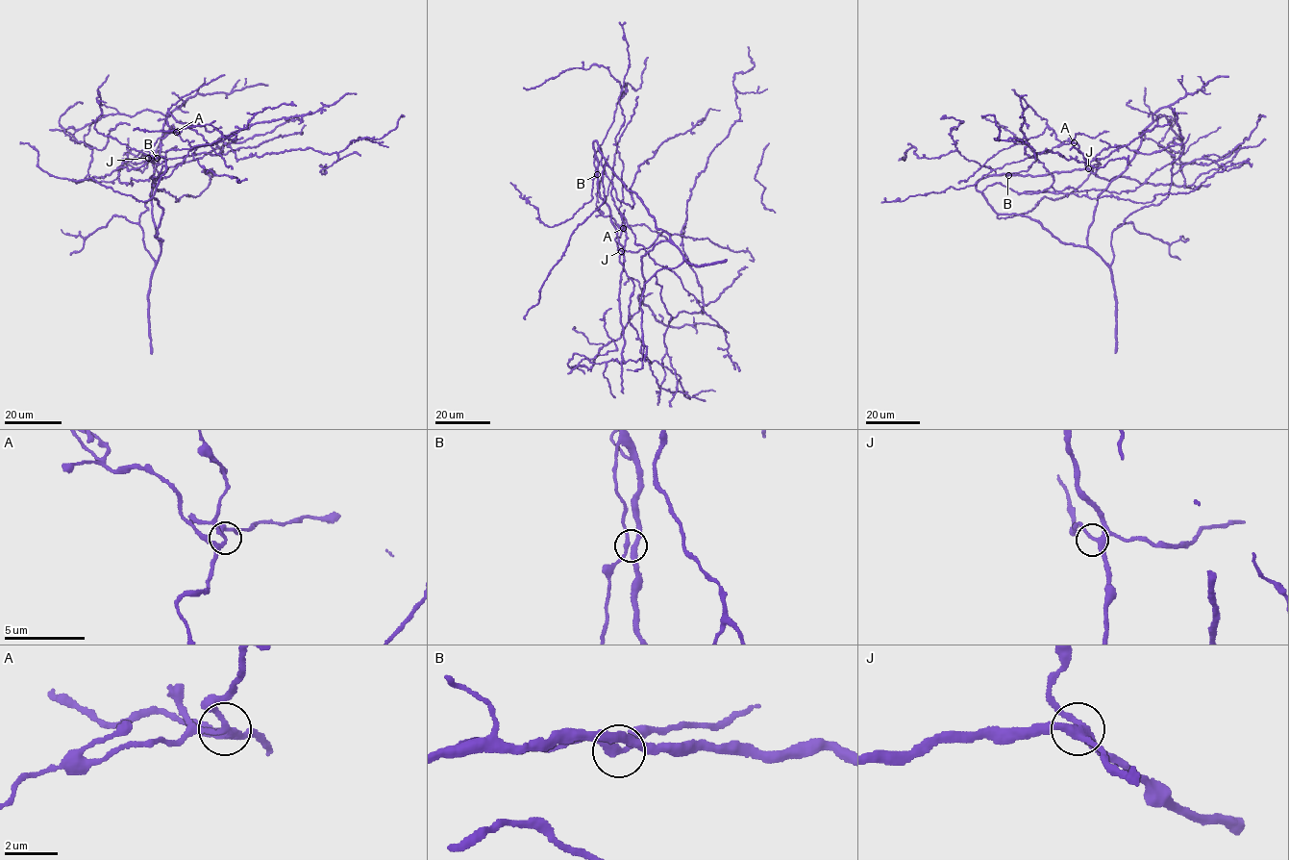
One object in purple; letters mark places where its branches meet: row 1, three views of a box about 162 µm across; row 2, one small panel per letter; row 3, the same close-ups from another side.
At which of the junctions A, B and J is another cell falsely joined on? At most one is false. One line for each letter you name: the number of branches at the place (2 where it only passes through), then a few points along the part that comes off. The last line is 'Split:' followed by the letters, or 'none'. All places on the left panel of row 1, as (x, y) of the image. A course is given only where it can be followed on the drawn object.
A: 4 branches meet; foreign part runs (176, 132), (197, 148), (193, 158), (206, 172), (210, 169), (218, 176), (237, 177), (237, 182), (247, 178)
Split: A

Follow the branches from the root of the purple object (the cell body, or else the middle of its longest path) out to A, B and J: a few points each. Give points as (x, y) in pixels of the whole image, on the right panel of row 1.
A: (1107, 264), (1028, 216), (998, 214), (976, 189), (989, 176), (1088, 168), (1073, 142)
B: (1107, 264), (1088, 248), (1061, 242), (1028, 216), (997, 213), (976, 189), (976, 183), (993, 174), (1008, 175)
J: (1107, 264), (1088, 248), (1061, 242), (1028, 216), (998, 214), (976, 189), (978, 181), (989, 176), (1088, 168)

